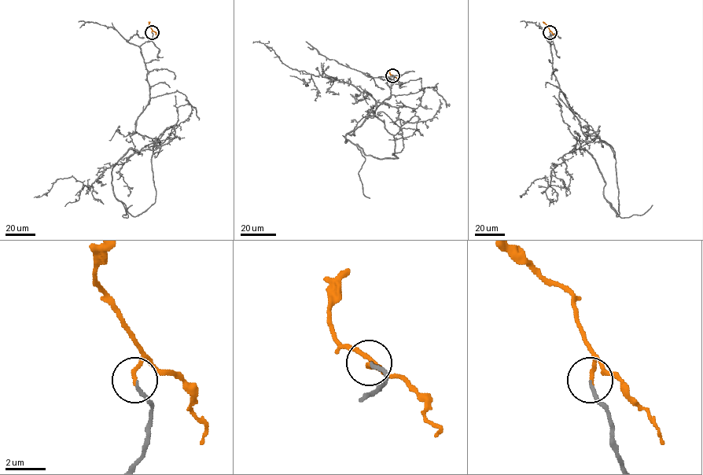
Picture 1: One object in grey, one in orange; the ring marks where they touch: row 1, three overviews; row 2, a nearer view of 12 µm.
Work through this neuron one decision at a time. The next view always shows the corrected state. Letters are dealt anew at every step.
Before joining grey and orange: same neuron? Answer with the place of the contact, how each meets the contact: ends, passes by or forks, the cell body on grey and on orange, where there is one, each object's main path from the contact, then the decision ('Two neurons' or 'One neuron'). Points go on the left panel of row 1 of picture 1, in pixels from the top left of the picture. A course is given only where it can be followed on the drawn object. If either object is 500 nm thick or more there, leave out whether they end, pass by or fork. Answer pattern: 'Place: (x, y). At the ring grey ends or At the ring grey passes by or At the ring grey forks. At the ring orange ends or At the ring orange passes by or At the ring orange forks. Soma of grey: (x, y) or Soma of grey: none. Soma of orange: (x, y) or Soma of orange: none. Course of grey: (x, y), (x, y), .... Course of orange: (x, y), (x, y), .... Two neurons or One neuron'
Place: (152, 32). At the ring grey ends. At the ring orange ends. Soma of grey: none. Soma of orange: none. Course of grey: (152, 31), (135, 130), (163, 134), (156, 149), (90, 185), (58, 178), (34, 197). Course of orange: (152, 31), (150, 22). One neuron

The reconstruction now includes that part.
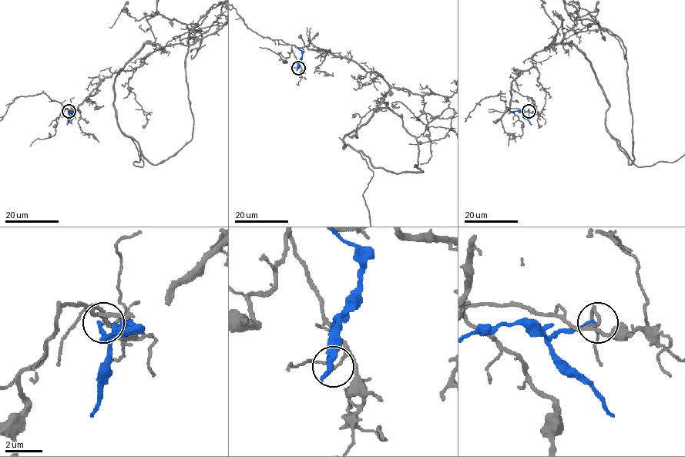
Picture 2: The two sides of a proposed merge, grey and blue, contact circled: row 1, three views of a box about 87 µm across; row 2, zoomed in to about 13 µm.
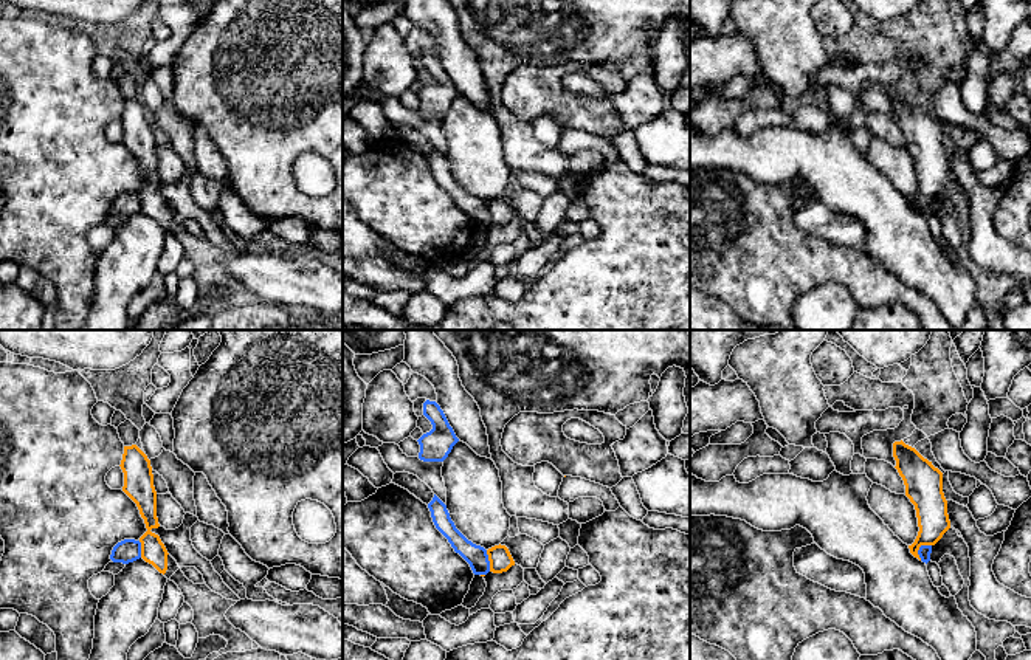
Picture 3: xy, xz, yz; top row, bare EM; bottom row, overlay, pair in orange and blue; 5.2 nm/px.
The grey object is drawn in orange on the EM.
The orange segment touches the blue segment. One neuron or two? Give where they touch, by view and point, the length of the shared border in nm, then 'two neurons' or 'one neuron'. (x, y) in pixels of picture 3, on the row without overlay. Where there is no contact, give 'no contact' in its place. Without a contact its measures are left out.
yz (918, 202) | 110 nm | two neurons

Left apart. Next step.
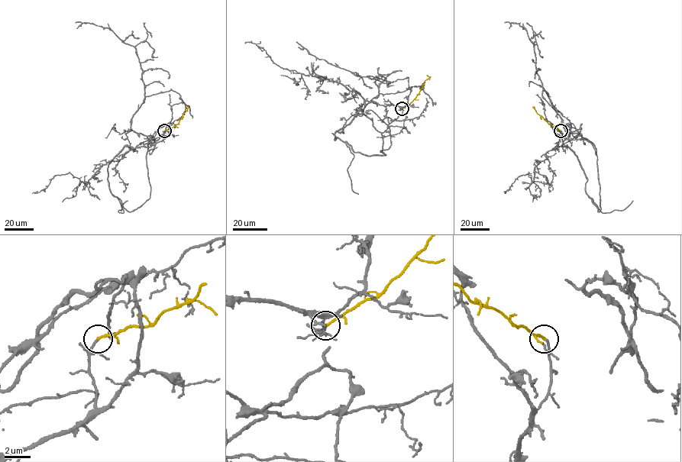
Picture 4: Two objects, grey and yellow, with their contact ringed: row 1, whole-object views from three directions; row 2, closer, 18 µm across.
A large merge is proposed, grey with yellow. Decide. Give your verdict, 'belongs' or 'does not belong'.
belongs

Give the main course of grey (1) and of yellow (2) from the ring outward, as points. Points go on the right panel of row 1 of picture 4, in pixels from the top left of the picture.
1: (560, 130), (559, 146), (570, 131), (581, 136), (564, 129), (552, 107), (527, 30), (504, 23)
2: (560, 130), (547, 123), (532, 106)

